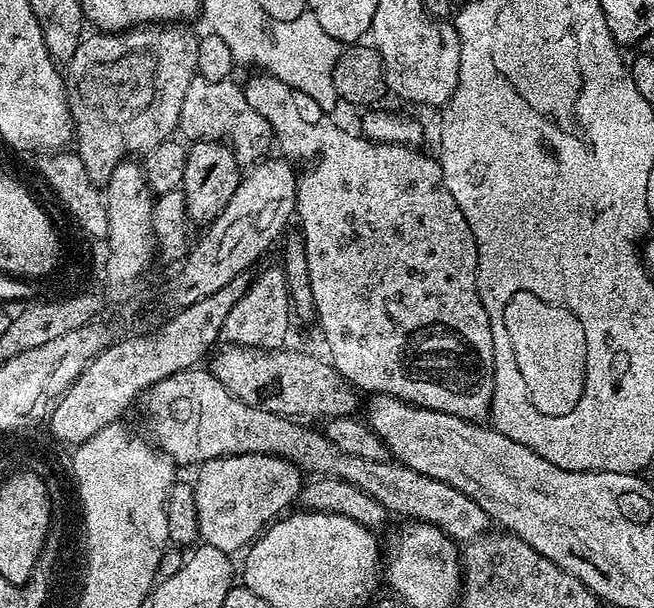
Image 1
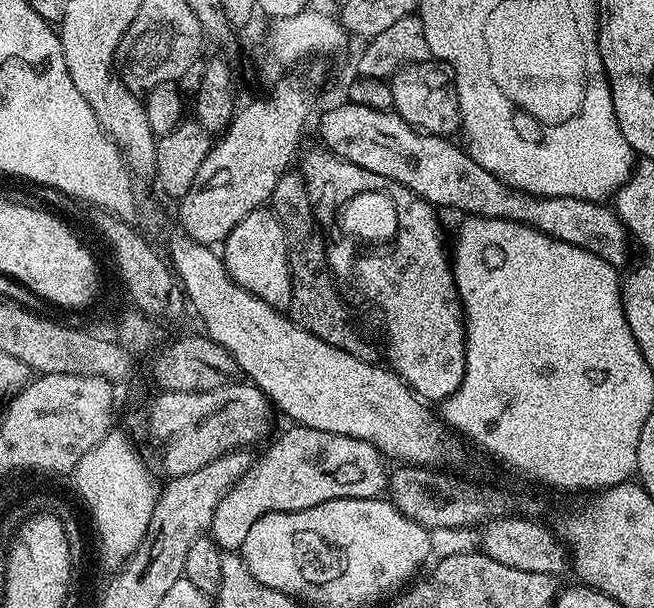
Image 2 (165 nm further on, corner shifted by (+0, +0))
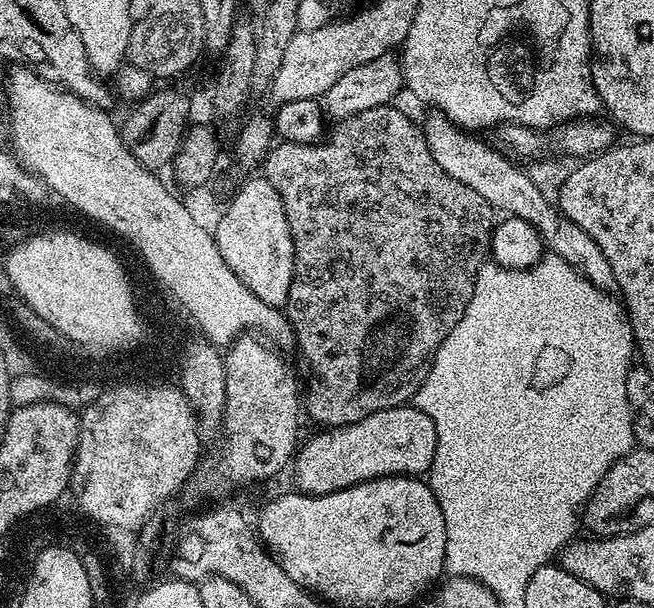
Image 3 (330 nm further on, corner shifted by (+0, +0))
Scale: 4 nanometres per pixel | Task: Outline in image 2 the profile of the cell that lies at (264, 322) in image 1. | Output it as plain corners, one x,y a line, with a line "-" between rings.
267,207
255,208
230,234
222,245
222,259
228,276
238,286
254,294
271,308
287,310
290,306
290,270
286,238
278,218

